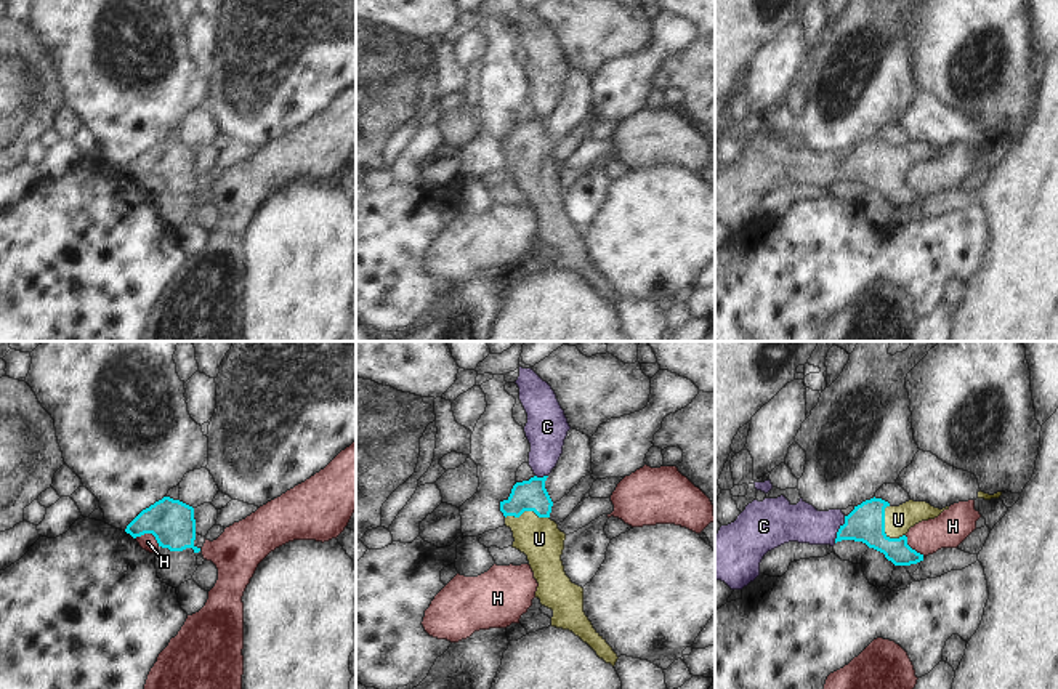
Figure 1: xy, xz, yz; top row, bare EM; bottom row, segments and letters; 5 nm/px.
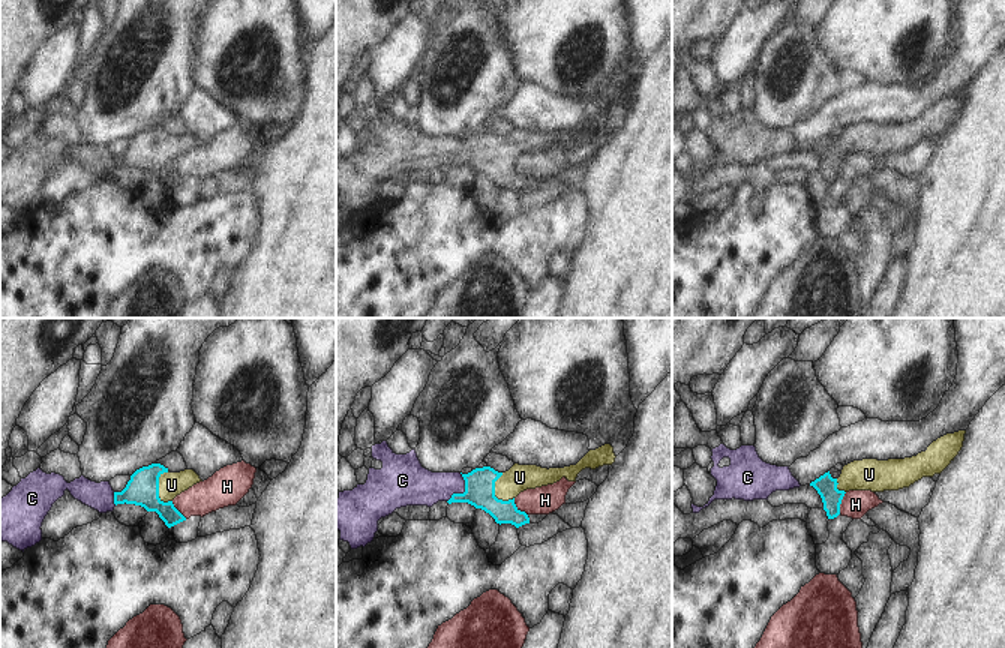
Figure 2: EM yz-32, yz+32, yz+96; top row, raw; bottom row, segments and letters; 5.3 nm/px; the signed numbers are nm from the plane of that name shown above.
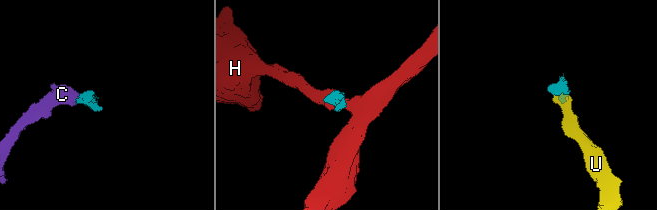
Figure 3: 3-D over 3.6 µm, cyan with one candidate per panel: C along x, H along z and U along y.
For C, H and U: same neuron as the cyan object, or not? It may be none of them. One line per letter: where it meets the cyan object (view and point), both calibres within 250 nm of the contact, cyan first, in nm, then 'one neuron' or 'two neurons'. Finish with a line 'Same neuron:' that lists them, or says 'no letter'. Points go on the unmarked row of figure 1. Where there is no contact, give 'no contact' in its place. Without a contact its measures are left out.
C: contact yz (839, 170); calibres 190 and 200 nm; one neuron
H: contact xy (149, 173); calibres 220 and 90 nm; two neurons
U: contact yz (884, 167); calibres 190 and 140 nm; one neuron
Same neuron: C, U

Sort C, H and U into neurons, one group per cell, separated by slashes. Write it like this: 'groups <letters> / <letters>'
groups C U / H

